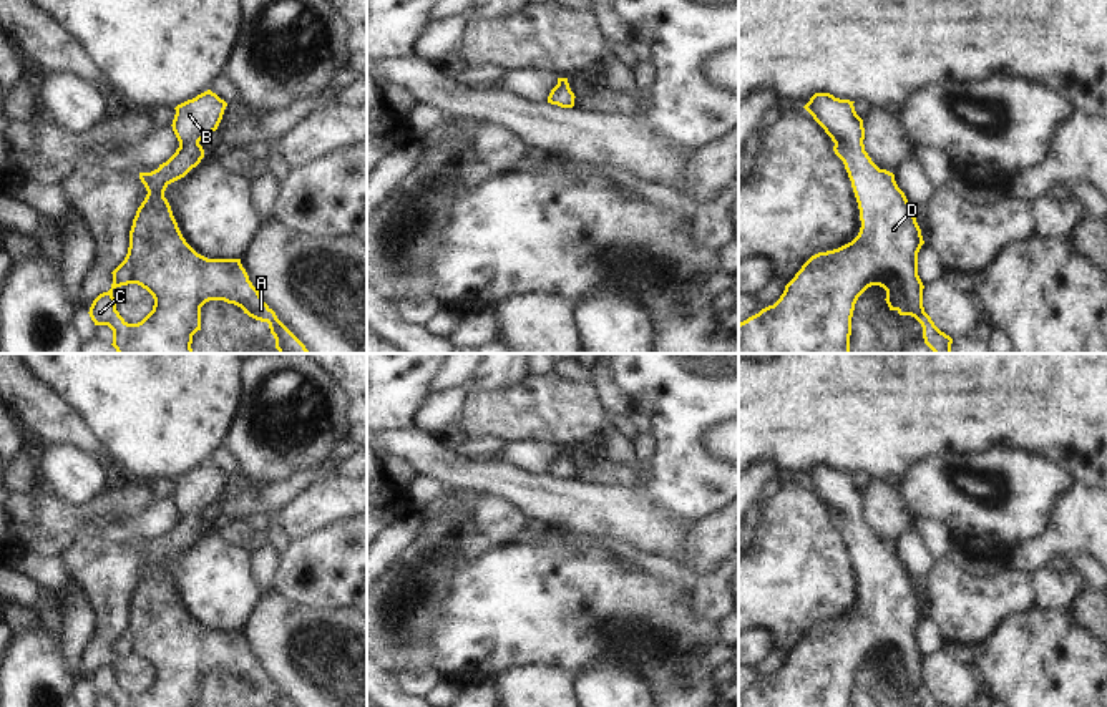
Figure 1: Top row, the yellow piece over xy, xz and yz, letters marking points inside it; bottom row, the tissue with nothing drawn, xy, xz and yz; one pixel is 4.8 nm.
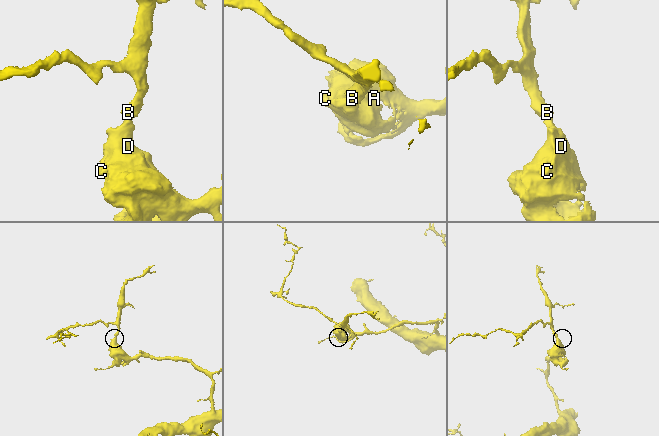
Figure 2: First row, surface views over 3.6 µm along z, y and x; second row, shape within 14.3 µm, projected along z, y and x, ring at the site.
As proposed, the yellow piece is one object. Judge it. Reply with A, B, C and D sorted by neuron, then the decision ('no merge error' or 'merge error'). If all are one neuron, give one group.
A B C D | no merge error

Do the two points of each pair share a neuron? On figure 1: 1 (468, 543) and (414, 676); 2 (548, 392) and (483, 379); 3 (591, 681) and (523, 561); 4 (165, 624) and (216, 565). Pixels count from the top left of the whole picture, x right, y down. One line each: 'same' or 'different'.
1: same
2: different
3: different
4: different

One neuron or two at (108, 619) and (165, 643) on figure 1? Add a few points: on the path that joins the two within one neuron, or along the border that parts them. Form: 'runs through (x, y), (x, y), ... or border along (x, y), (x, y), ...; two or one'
border along (135, 588), (130, 598), (128, 624), (110, 644); two

